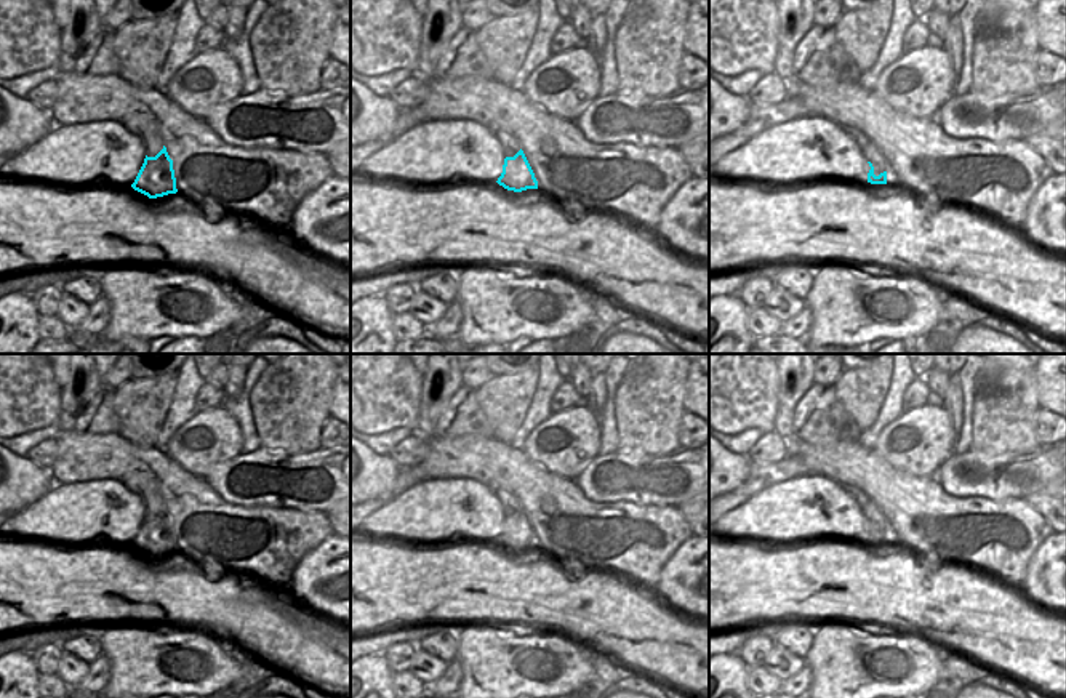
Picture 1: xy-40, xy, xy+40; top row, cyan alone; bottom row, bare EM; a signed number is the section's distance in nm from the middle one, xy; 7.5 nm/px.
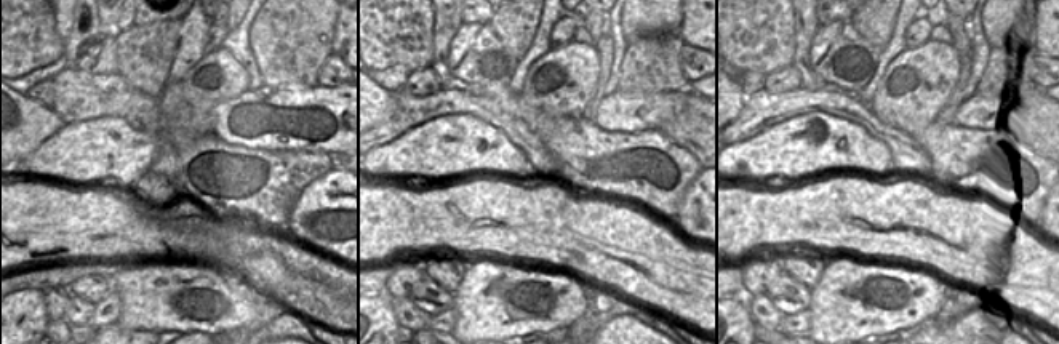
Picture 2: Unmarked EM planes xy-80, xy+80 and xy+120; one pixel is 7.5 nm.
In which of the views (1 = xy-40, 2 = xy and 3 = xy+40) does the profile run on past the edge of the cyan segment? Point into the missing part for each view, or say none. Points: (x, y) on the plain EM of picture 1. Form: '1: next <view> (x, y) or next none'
1: next xy-40 (138, 479)
2: next xy (509, 503)
3: next none

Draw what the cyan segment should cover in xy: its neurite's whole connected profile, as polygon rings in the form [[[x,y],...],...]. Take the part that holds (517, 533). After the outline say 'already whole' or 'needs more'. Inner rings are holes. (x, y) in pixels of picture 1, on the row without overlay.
[[[506,490],[491,491],[501,501],[504,515],[503,532],[496,541],[514,551],[538,548],[535,532],[519,501]]]; needs more

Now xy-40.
[[[141,461],[133,463],[120,482],[142,501],[147,512],[131,546],[149,557],[176,552],[173,519],[149,466]]]; needs more

